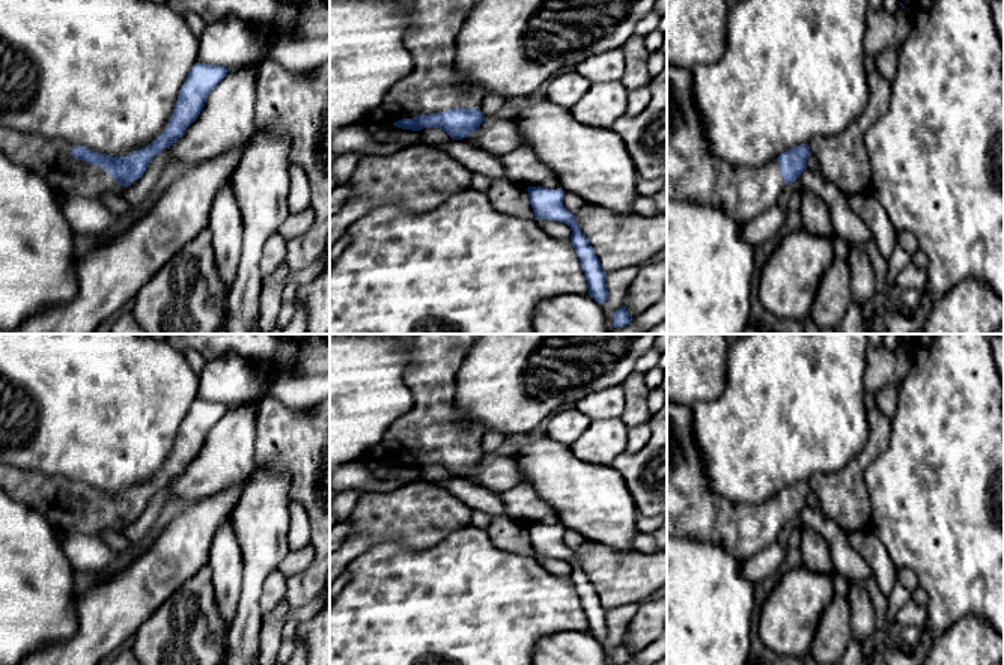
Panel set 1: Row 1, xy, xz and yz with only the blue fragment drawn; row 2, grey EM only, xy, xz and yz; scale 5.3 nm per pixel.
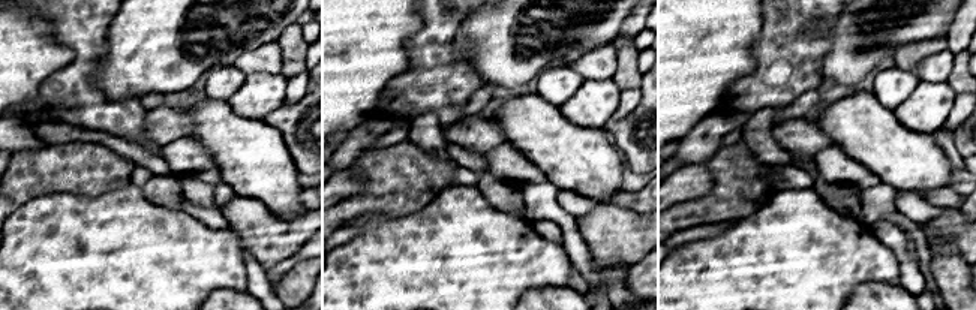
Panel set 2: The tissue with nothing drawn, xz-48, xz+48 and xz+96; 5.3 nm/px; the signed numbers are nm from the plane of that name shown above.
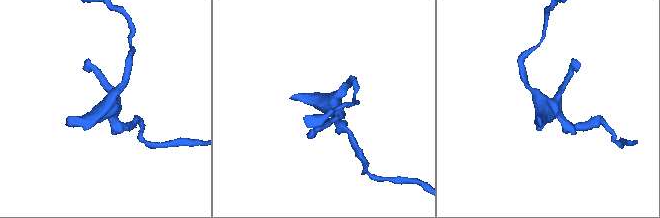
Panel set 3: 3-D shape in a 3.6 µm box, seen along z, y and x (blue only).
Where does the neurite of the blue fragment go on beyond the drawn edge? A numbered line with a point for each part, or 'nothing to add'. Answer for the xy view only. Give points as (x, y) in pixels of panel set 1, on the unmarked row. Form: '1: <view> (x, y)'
1: xy (66, 512)

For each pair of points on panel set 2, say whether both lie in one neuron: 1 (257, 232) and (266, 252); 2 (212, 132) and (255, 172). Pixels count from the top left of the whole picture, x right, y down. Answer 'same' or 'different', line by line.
1: same
2: same

